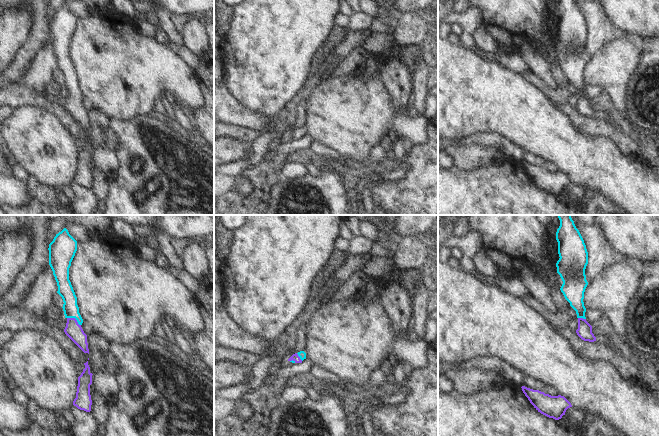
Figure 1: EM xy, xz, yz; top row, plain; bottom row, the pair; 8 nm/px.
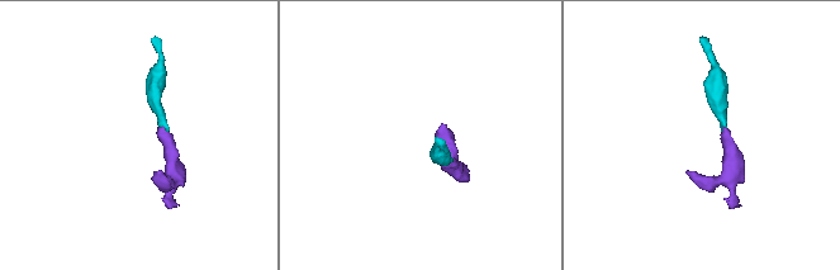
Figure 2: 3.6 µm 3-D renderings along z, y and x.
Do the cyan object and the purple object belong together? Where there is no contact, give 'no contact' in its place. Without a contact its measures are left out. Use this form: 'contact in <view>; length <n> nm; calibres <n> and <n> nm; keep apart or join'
contact in xy; length 130 nm; calibres 130 and 140 nm; join

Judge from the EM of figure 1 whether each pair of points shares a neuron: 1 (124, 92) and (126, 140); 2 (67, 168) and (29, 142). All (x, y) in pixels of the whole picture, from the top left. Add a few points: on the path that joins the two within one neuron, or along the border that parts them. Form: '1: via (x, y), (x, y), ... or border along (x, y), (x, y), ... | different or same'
1: border along (146, 115), (132, 119), (109, 119) | different
2: via (57, 164), (39, 148) | same

